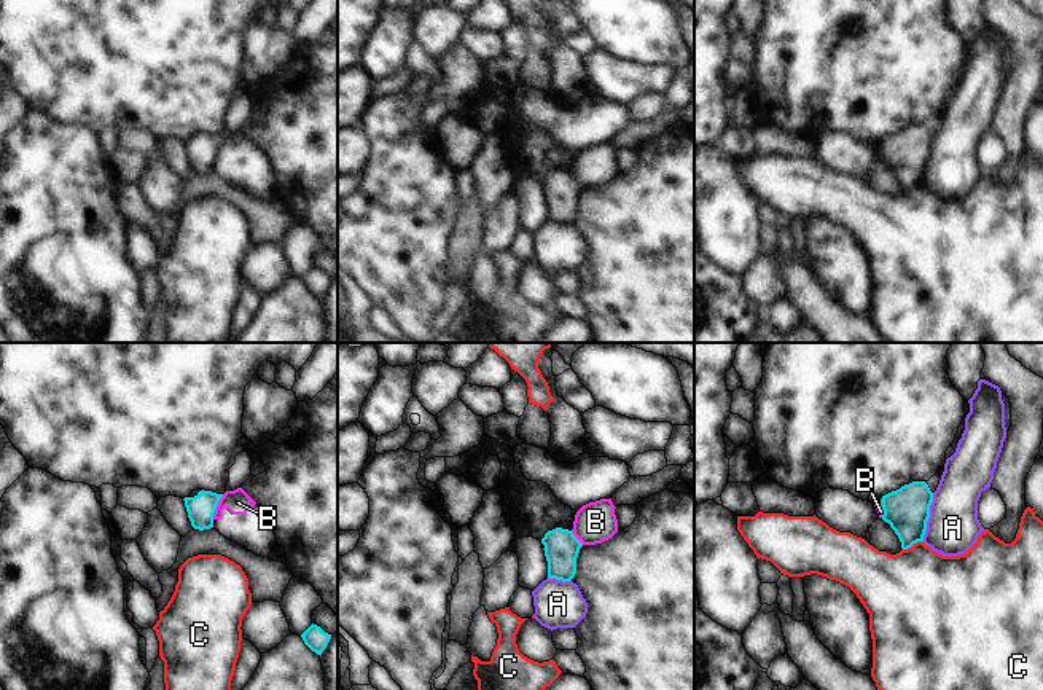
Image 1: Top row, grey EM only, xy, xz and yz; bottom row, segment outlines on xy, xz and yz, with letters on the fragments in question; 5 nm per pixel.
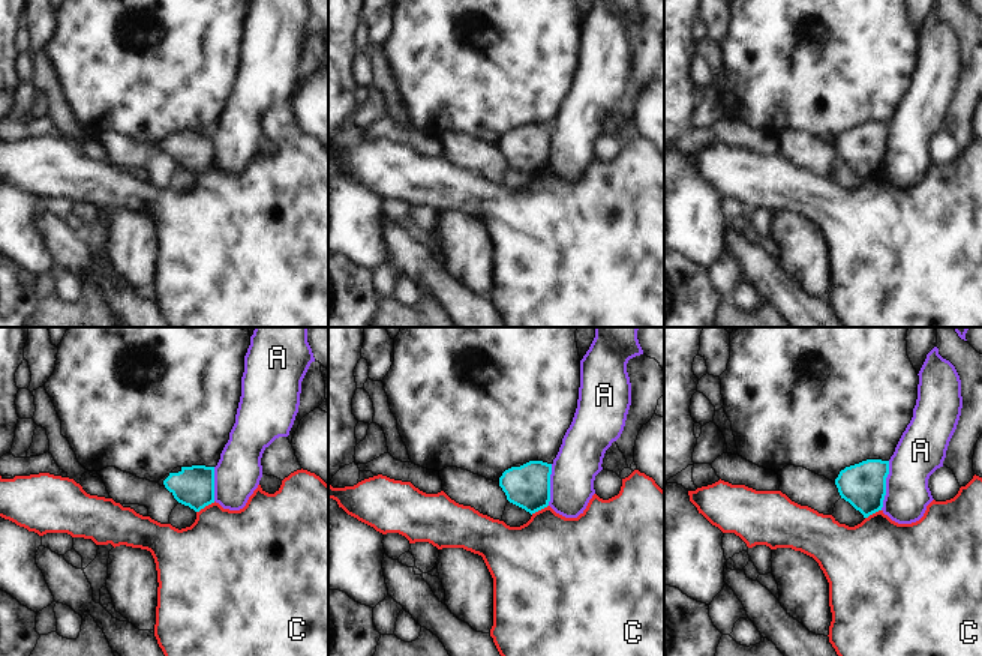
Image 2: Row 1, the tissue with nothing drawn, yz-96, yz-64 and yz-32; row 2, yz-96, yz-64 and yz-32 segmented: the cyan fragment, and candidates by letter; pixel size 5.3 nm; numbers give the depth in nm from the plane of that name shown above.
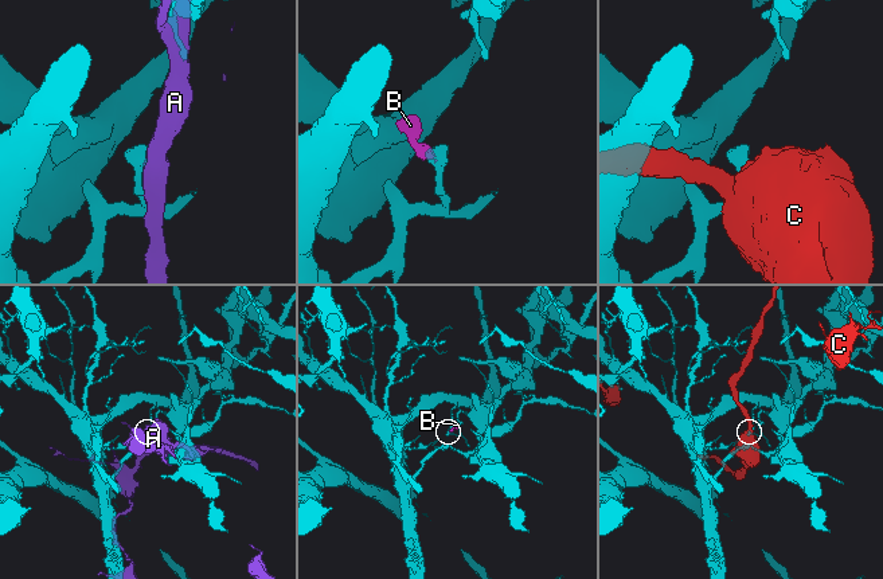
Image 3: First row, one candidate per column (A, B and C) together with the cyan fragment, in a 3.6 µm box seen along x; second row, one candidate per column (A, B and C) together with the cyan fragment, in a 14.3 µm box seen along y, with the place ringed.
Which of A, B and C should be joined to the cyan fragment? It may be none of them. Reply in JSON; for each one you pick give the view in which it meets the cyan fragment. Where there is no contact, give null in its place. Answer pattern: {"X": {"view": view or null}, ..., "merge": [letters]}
{"merge": []}

